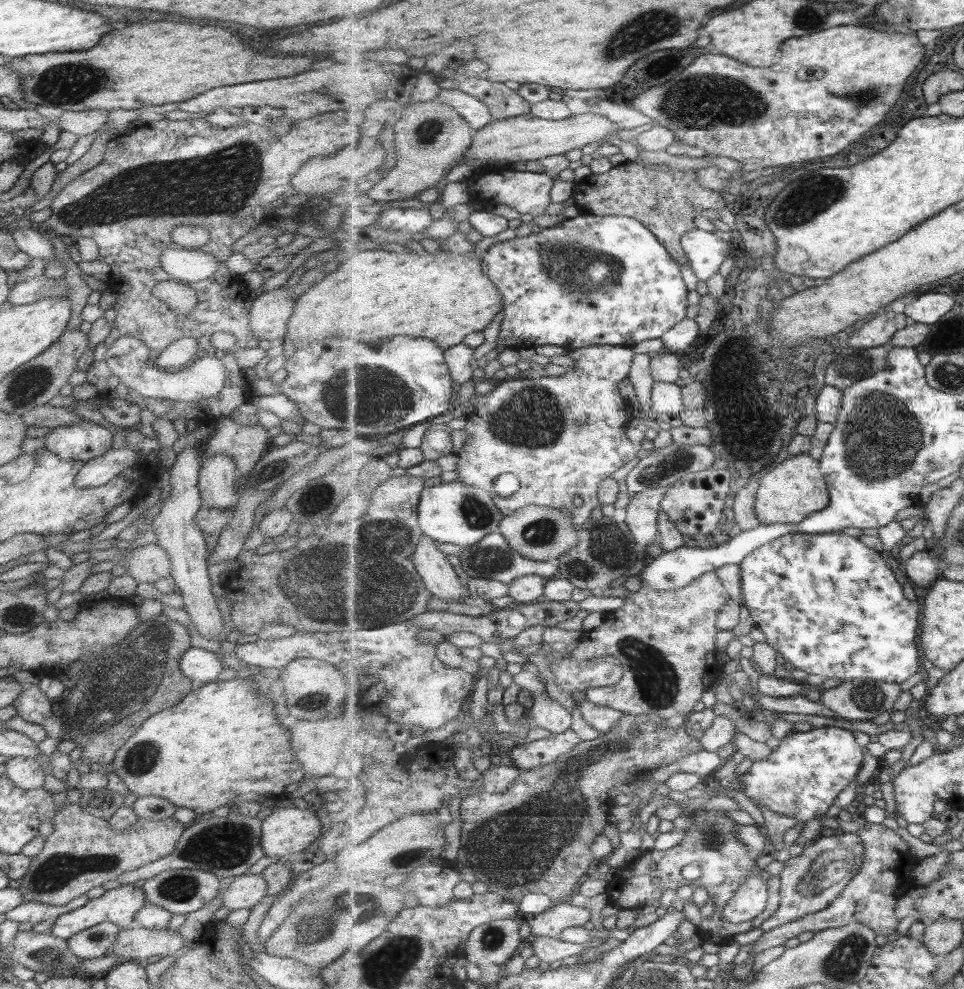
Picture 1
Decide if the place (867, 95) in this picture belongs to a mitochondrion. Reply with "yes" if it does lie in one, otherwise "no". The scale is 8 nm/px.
yes

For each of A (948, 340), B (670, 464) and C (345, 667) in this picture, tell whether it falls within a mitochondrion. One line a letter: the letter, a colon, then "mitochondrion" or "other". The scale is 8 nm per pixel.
A: mitochondrion
B: mitochondrion
C: other

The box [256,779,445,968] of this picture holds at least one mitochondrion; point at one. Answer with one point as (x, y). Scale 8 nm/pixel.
(312, 933)

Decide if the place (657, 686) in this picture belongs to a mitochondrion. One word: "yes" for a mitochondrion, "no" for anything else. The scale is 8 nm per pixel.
yes

